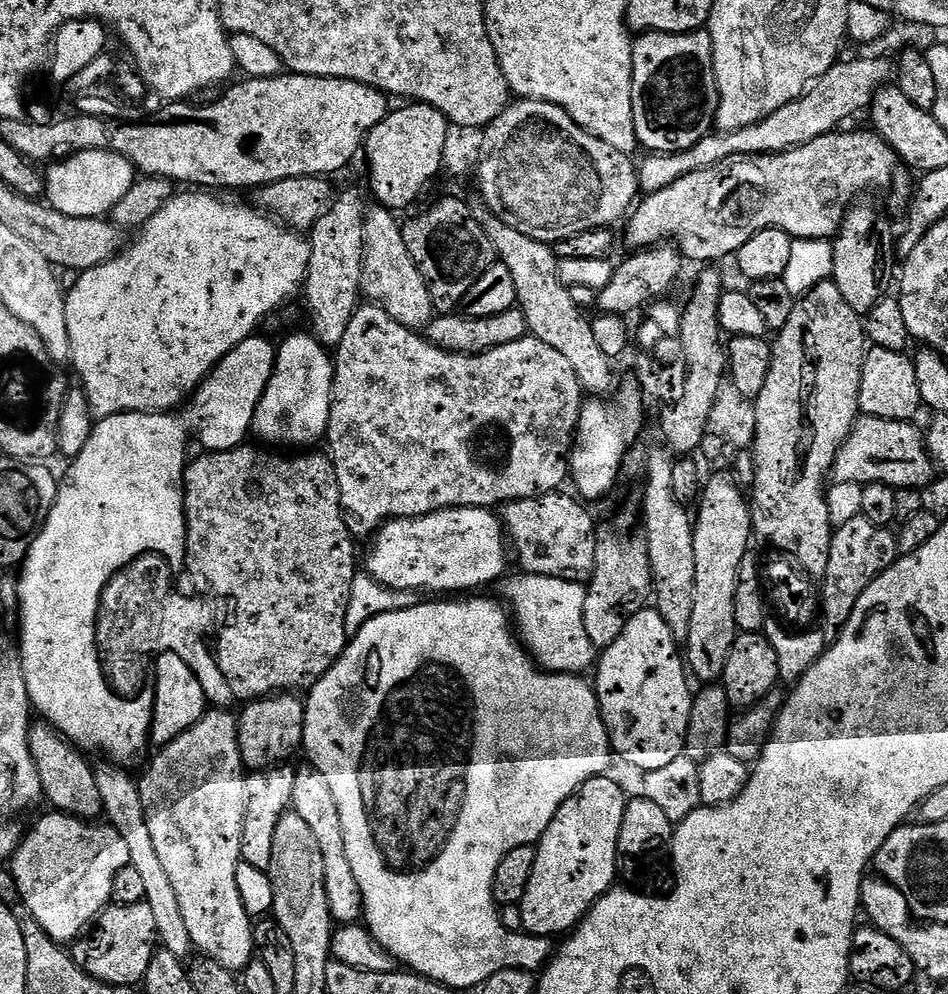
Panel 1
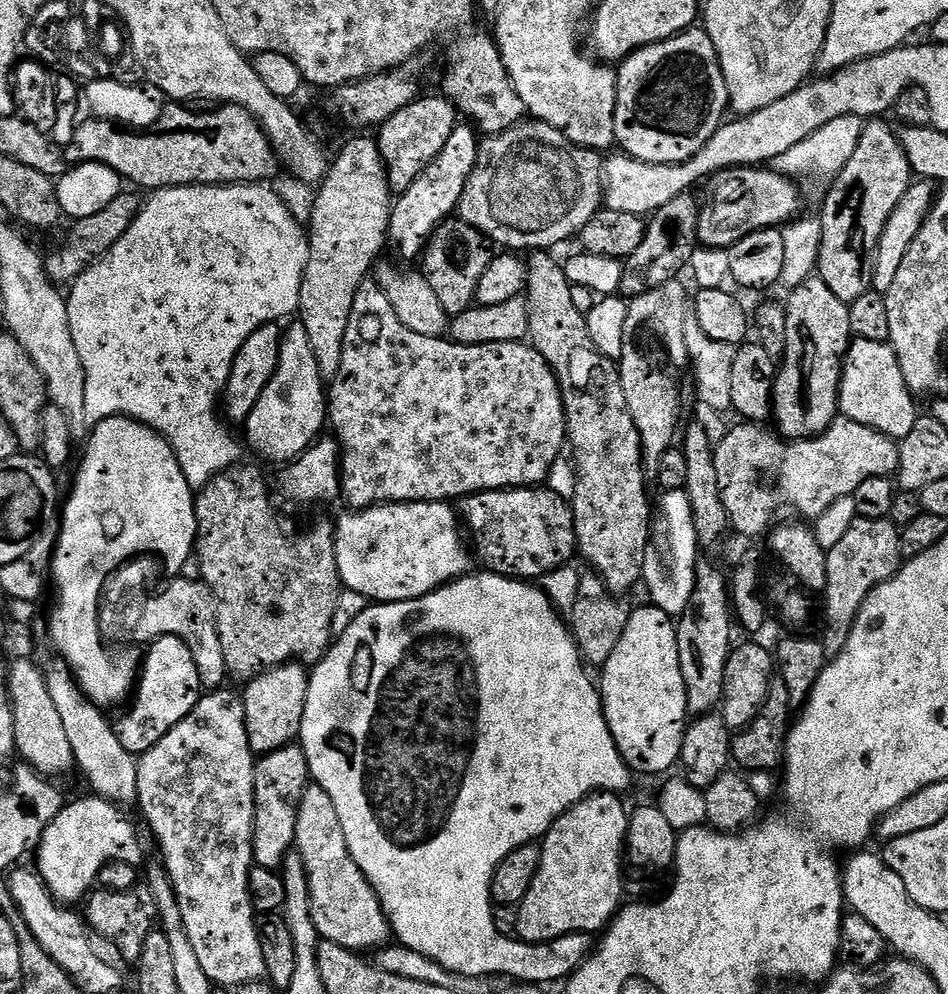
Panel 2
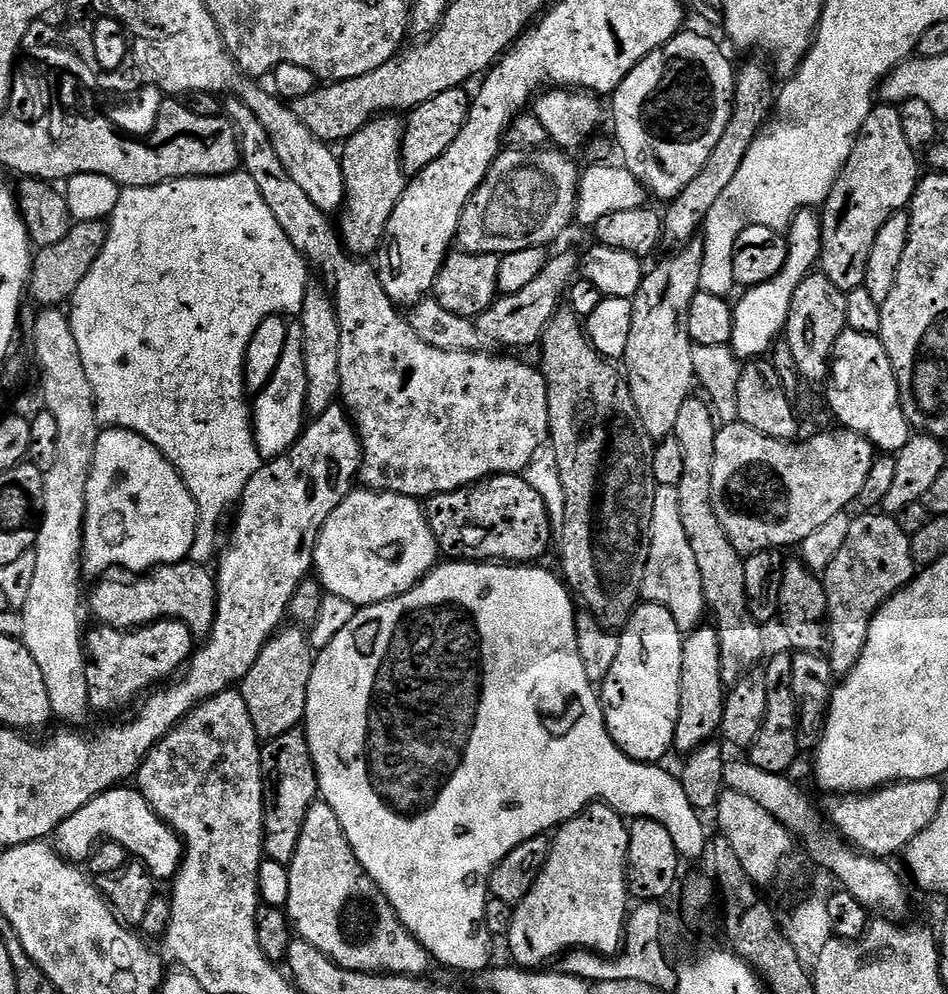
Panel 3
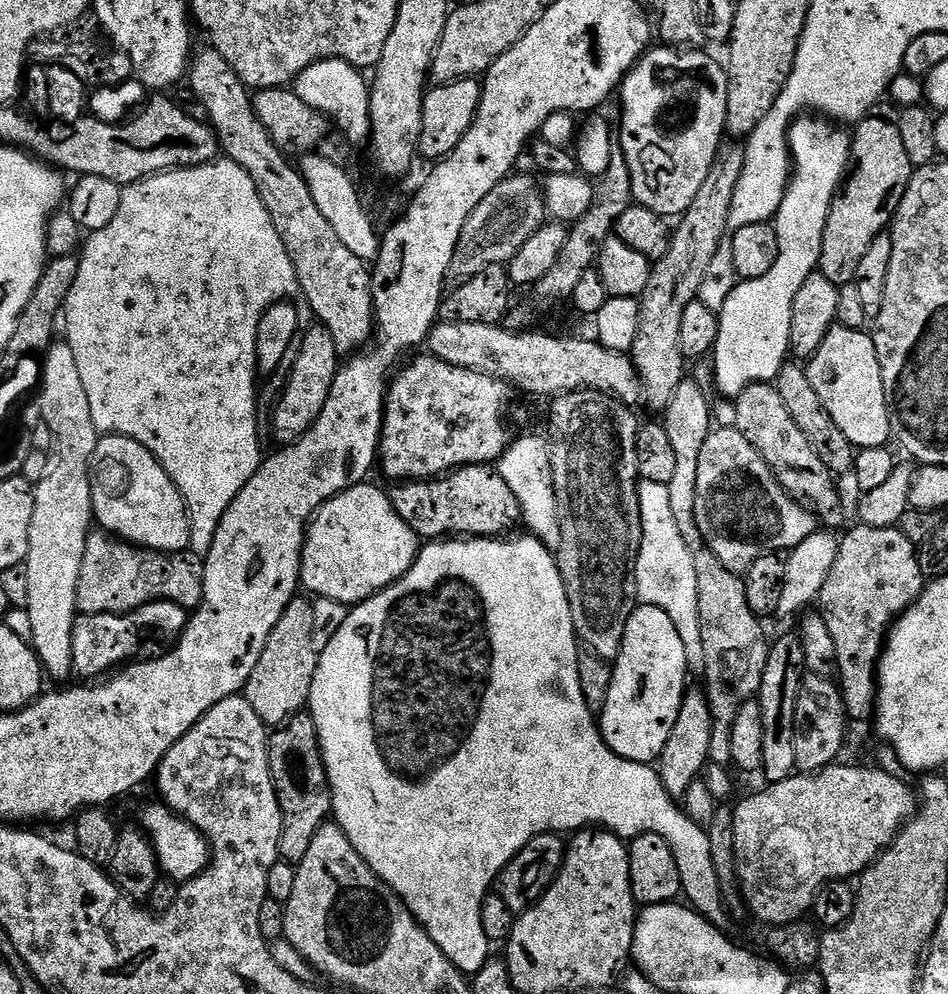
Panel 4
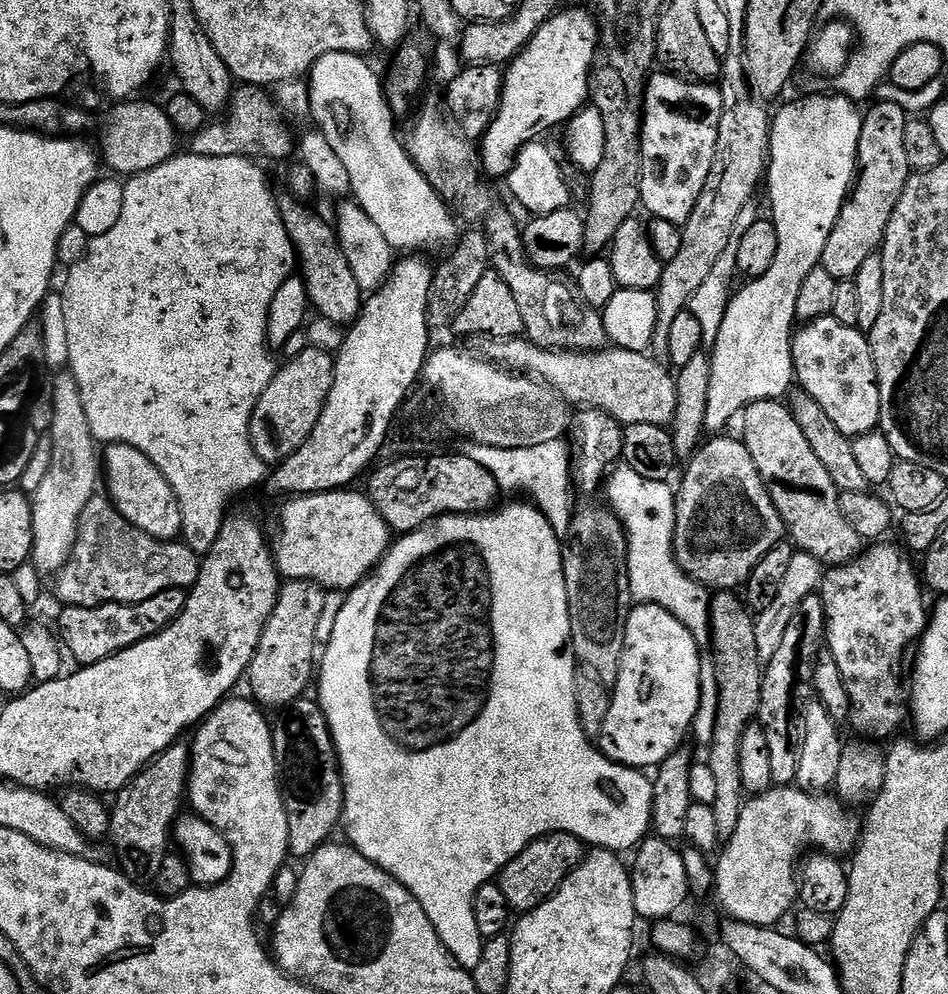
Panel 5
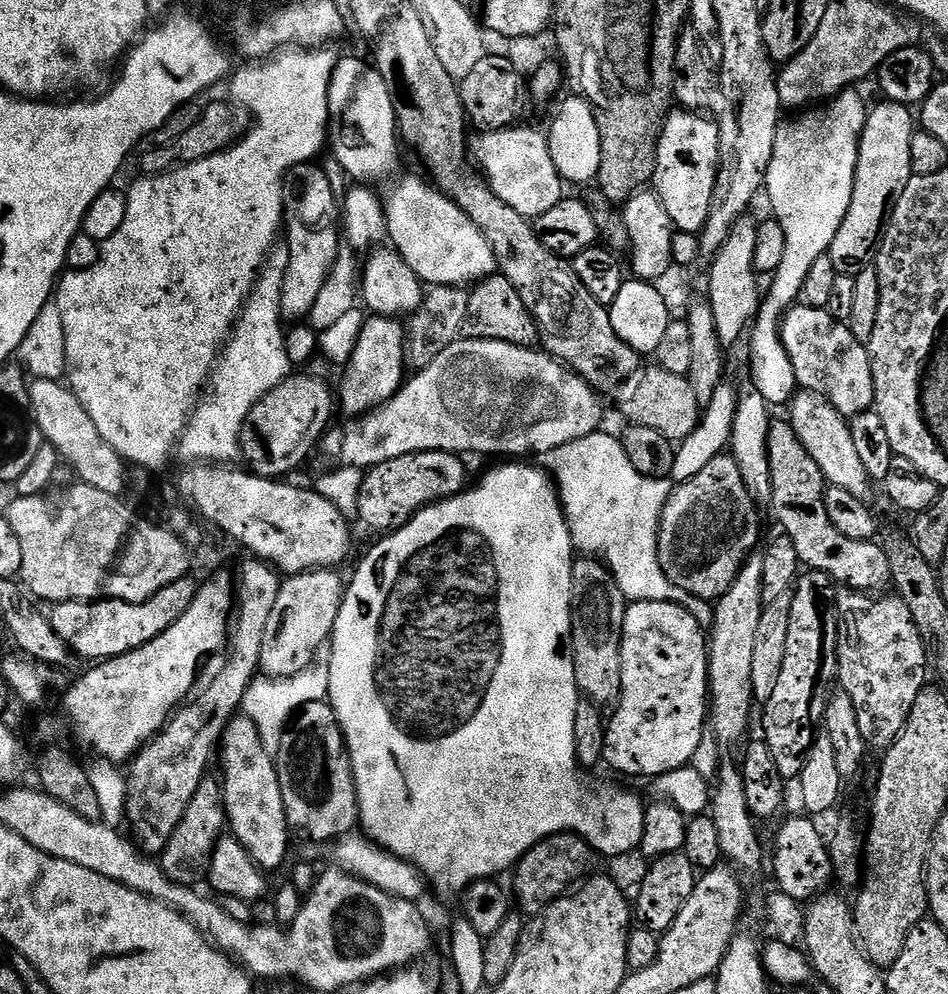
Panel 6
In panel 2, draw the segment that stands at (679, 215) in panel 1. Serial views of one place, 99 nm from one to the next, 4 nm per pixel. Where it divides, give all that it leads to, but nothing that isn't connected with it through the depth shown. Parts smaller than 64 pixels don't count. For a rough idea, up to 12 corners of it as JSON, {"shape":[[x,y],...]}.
{"shape":[[768,166],[707,181],[705,248],[725,250],[801,215],[797,181]]}

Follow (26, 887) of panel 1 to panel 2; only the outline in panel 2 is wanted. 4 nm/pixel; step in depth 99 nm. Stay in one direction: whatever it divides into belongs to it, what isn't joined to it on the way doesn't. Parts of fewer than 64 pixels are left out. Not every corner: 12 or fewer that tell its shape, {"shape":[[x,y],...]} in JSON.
{"shape":[[65,803],[34,853],[60,902],[83,901],[112,860],[143,865],[127,811]]}

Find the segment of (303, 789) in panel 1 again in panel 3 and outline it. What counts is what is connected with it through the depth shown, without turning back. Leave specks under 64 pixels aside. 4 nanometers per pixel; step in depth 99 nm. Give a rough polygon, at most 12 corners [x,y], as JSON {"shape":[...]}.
{"shape":[[306,810],[287,865],[295,935],[346,970],[420,978],[430,957]]}

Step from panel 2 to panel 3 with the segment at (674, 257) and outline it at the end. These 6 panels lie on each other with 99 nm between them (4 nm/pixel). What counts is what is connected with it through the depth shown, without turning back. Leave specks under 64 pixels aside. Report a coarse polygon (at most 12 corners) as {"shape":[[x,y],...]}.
{"shape":[[739,65],[730,122],[702,174],[663,209],[683,248],[730,186],[774,108],[773,77]]}

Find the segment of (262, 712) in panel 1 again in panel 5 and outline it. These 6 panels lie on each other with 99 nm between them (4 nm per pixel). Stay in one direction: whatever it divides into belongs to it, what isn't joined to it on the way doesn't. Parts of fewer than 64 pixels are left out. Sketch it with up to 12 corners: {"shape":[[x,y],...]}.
{"shape":[[281,587],[246,673],[251,699],[287,709],[318,660],[325,589]]}

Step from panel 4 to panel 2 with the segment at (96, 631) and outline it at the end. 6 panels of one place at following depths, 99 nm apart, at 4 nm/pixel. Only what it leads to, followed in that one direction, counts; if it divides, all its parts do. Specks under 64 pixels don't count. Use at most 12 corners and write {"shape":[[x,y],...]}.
{"shape":[[147,645],[118,742],[139,757],[202,695],[190,646]]}

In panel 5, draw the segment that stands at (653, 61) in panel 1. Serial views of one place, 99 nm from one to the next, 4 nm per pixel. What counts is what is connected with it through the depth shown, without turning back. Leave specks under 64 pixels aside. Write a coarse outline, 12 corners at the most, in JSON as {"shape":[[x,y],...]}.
{"shape":[[649,75],[640,202],[682,226],[710,178],[724,95]]}

